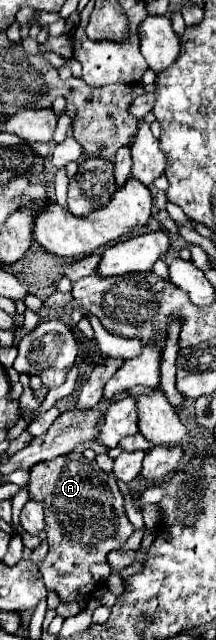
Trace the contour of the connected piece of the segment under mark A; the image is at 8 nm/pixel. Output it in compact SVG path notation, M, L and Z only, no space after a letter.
M71 452L31 466L29 498L45 504L49 552L39 562L39 572L47 590L55 592L63 604L79 600L81 588L95 592L97 582L91 566L105 562L107 554L121 548L135 530L125 516L117 480L103 472L95 460Z

